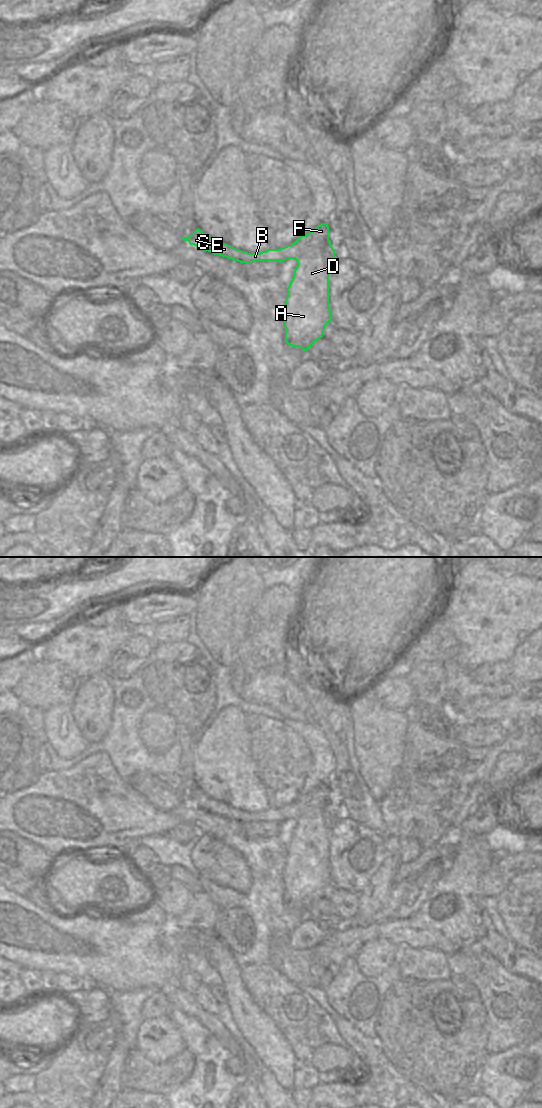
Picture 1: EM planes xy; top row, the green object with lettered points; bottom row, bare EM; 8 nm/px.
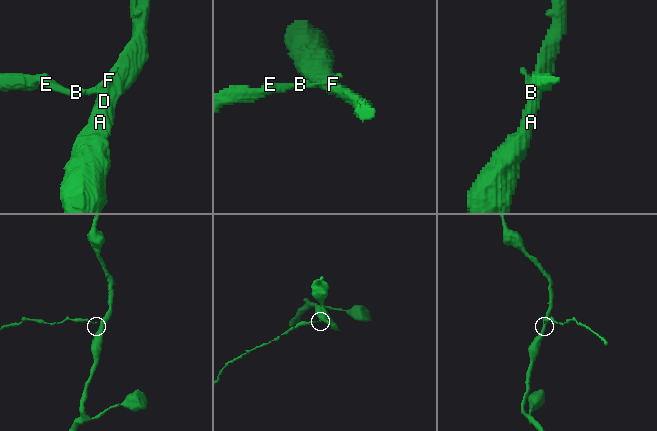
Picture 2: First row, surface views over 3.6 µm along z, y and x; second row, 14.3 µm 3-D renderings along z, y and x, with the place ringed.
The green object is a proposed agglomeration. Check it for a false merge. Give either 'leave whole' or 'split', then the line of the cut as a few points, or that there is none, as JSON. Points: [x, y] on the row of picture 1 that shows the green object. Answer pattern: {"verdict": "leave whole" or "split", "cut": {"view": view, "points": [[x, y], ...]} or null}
{"verdict": "split", "cut": {"view": "xy", "points": [[278, 249], [286, 259]]}}

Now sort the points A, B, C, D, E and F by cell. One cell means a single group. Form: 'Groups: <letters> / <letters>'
Groups: A D F / B C E

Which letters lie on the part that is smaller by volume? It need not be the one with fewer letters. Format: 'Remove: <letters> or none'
Remove: B, C, E

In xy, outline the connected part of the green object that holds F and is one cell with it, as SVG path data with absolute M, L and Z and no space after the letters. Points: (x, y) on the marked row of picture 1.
M328 224L318 225L279 250L286 259L297 261L281 312L285 342L307 351L323 337L325 326L331 321L329 276L337 258L329 240Z

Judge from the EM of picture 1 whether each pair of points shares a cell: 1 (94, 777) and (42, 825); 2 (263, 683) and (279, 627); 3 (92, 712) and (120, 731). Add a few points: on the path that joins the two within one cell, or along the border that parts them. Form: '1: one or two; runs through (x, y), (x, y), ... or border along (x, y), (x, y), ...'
1: one; runs through (81, 790), (58, 813), (55, 813)
2: one; runs through (260, 669), (260, 659), (266, 641)
3: two; border along (113, 702), (111, 725), (108, 731), (96, 743)

